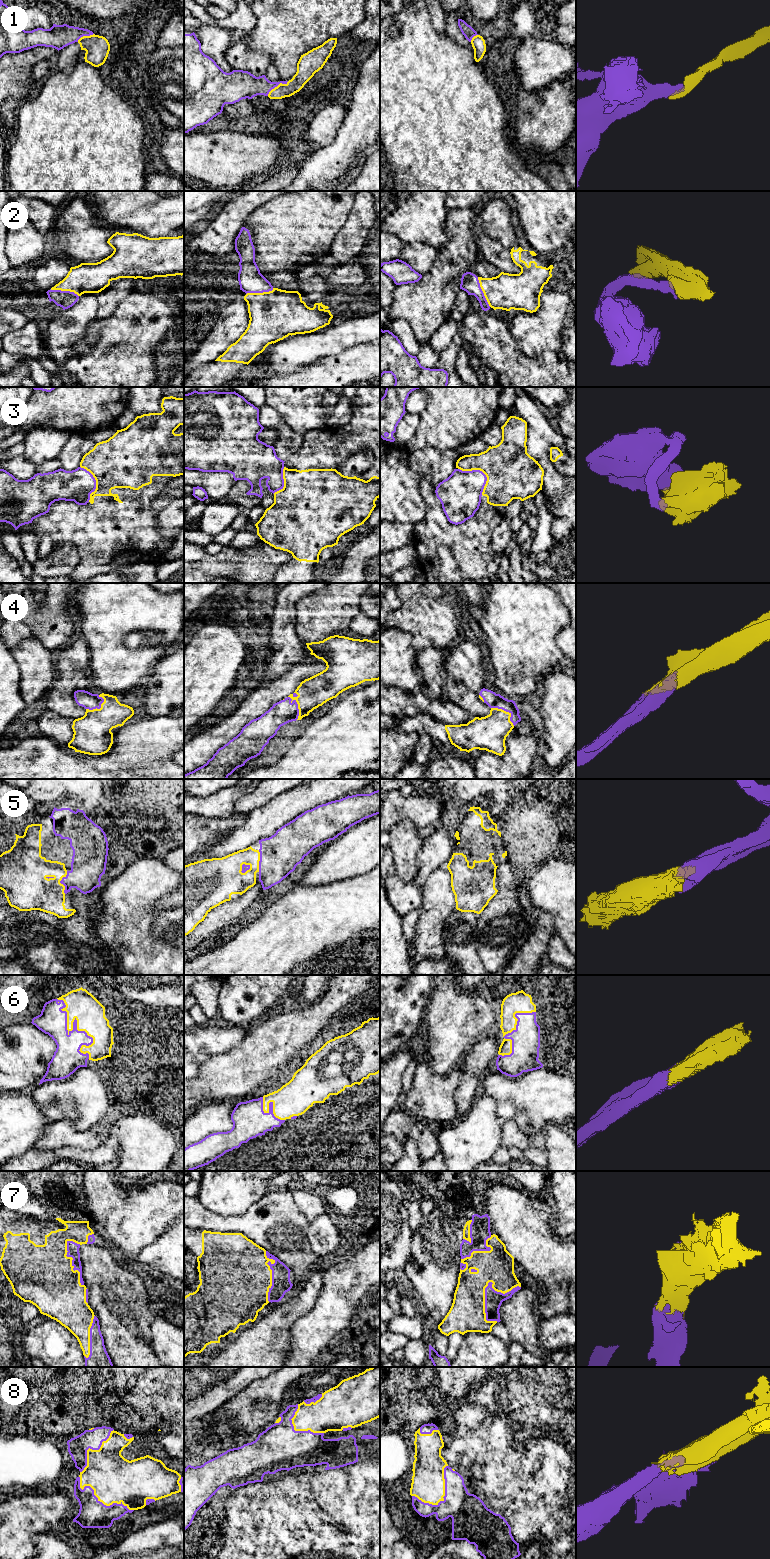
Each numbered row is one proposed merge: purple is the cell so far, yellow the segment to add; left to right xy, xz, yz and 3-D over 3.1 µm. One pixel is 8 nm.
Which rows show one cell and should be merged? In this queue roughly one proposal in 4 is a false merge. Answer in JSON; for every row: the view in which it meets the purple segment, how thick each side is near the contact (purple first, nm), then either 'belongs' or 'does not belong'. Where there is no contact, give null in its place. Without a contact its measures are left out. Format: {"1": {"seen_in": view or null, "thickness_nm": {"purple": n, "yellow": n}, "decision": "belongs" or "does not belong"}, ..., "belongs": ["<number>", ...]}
{"1": {"seen_in": "xz", "thickness_nm": {"purple": 200, "yellow": 140}, "decision": "belongs"}, "2": {"seen_in": "yz", "thickness_nm": {"purple": 140, "yellow": 300}, "decision": "belongs"}, "3": {"seen_in": "yz", "thickness_nm": {"purple": 340, "yellow": 400}, "decision": "does not belong"}, "4": {"seen_in": "yz", "thickness_nm": {"purple": 120, "yellow": 280}, "decision": "belongs"}, "5": {"seen_in": "xy", "thickness_nm": {"purple": 260, "yellow": 320}, "decision": "belongs"}, "6": {"seen_in": "xy", "thickness_nm": {"purple": 220, "yellow": 240}, "decision": "belongs"}, "7": {"seen_in": "yz", "thickness_nm": {"purple": 140, "yellow": 280}, "decision": "belongs"}, "8": {"seen_in": "xy", "thickness_nm": {"purple": 220, "yellow": 380}, "decision": "belongs"}, "belongs": ["1", "2", "4", "5", "6", "7", "8"]}

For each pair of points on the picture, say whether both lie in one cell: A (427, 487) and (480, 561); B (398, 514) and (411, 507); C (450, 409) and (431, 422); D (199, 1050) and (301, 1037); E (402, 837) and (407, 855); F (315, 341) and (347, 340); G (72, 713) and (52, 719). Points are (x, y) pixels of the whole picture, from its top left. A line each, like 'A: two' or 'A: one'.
A: one
B: one
C: one
D: two
E: one
F: one
G: two

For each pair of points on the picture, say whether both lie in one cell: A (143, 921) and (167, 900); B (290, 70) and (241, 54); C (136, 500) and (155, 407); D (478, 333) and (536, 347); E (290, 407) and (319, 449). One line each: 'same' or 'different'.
A: different
B: different
C: different
D: different
E: different

